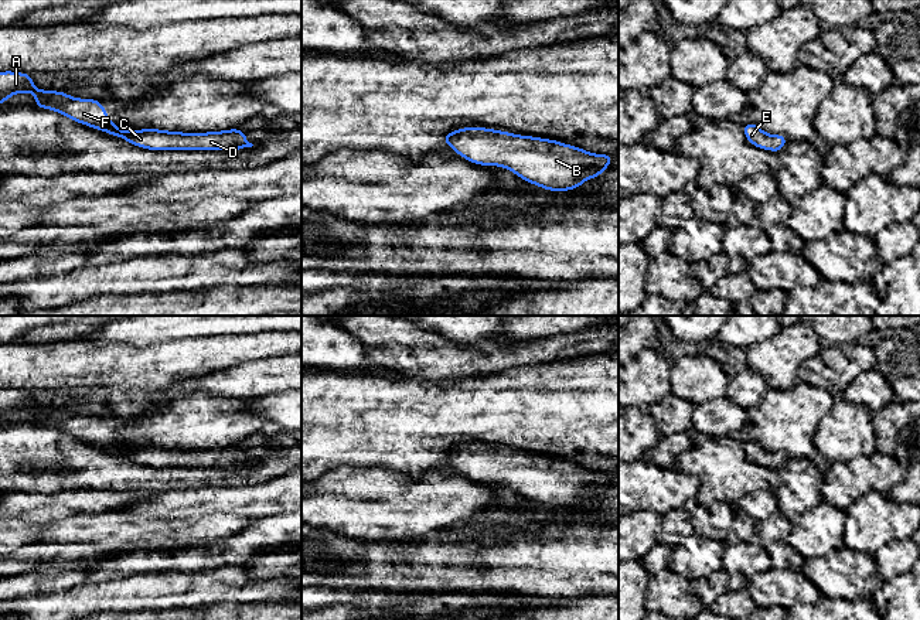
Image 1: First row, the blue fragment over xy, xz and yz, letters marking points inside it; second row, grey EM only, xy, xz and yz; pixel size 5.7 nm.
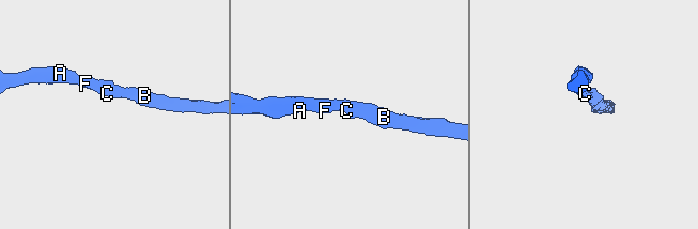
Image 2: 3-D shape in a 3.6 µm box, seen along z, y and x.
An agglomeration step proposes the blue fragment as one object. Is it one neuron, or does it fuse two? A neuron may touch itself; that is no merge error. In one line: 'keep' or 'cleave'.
keep

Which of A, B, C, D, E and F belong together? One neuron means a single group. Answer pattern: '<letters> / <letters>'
A B C D E F

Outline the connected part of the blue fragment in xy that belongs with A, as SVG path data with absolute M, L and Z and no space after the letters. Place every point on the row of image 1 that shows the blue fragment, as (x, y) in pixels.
M4 71L0 72L0 105L4 103L14 93L31 92L35 96L35 106L41 109L50 109L62 113L64 116L86 125L89 127L106 132L113 137L122 137L142 149L149 150L241 150L252 147L253 144L246 140L245 132L241 129L229 129L222 132L207 133L183 133L168 132L159 129L142 129L142 130L120 130L115 120L109 120L109 113L103 109L102 101L72 98L67 92L41 91L33 85L33 75L23 72Z

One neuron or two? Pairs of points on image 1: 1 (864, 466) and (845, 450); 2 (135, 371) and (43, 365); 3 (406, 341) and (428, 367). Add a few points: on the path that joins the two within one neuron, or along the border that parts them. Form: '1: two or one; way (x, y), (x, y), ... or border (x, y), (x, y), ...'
1: two; border (869, 456), (855, 456), (831, 463)
2: one; way (112, 370), (109, 367), (65, 367)
3: one; way (408, 348), (421, 360)

